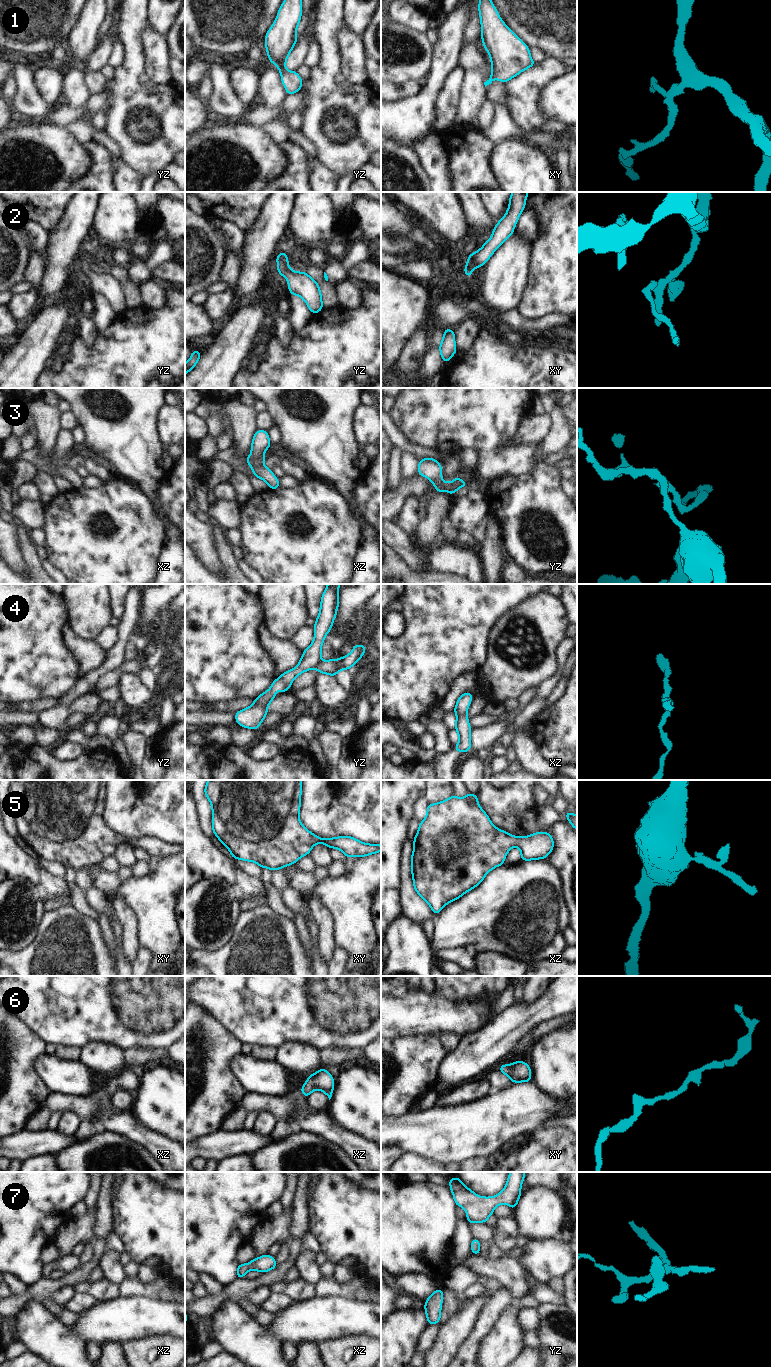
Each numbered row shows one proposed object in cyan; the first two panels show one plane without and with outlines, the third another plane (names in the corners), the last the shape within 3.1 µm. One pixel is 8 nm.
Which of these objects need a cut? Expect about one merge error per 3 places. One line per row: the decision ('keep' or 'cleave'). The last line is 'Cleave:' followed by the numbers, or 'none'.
1: keep
2: keep
3: keep
4: cleave
5: keep
6: keep
7: keep
Cleave: 4

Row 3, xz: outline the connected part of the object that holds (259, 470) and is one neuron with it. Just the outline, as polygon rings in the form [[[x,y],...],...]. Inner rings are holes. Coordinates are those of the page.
[[[257,430],[251,444],[251,455],[246,457],[246,462],[252,468],[253,476],[265,480],[269,489],[278,489],[280,488],[278,478],[274,476],[271,469],[263,465],[265,461],[263,454],[269,447],[271,447],[271,442],[267,431]]]

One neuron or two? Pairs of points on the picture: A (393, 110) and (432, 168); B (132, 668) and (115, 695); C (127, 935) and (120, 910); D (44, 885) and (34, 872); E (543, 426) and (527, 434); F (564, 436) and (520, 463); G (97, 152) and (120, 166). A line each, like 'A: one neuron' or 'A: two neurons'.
A: two neurons
B: two neurons
C: one neuron
D: one neuron
E: one neuron
F: two neurons
G: two neurons

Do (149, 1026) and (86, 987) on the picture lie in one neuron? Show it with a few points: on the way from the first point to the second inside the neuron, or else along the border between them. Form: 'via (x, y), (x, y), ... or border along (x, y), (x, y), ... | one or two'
via (133, 1010), (110, 987), (102, 987) | one

